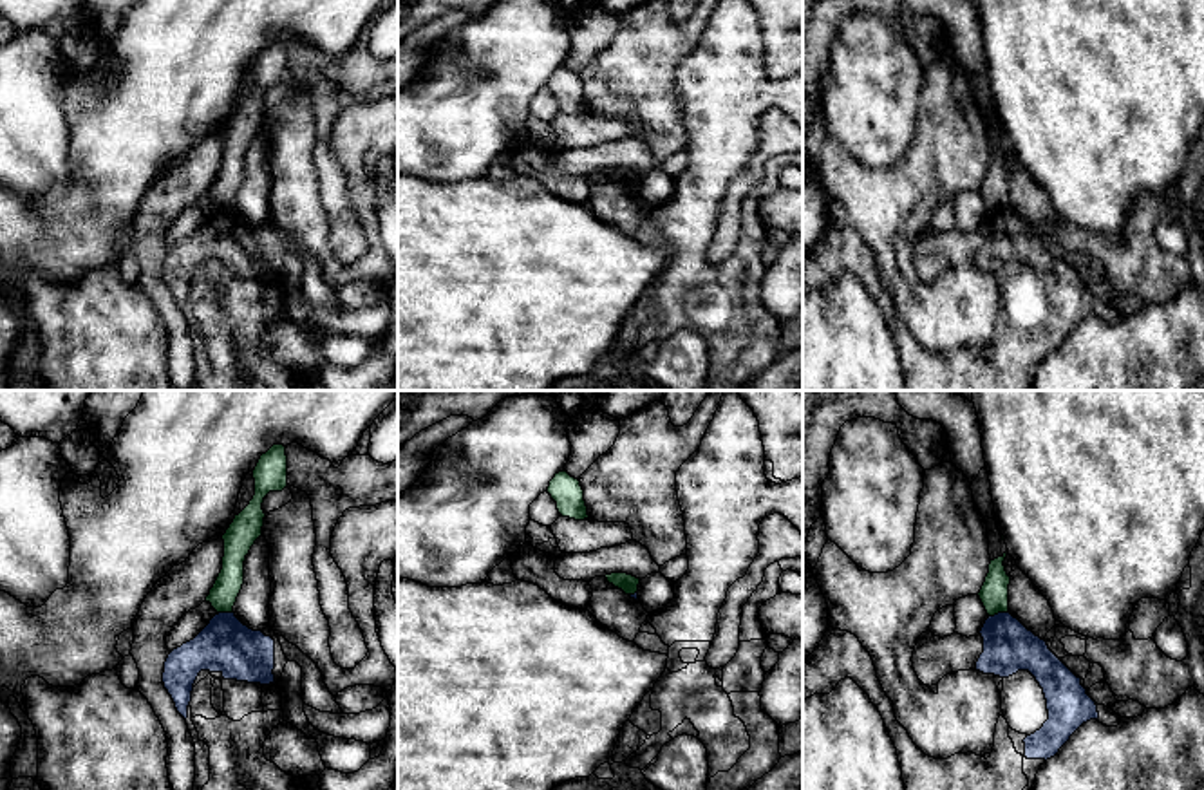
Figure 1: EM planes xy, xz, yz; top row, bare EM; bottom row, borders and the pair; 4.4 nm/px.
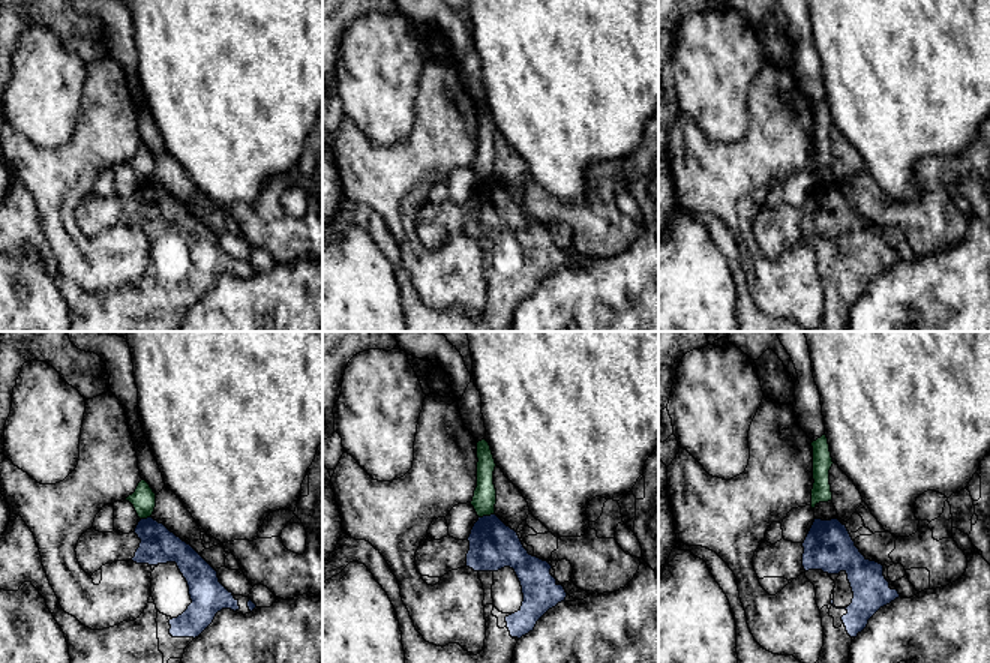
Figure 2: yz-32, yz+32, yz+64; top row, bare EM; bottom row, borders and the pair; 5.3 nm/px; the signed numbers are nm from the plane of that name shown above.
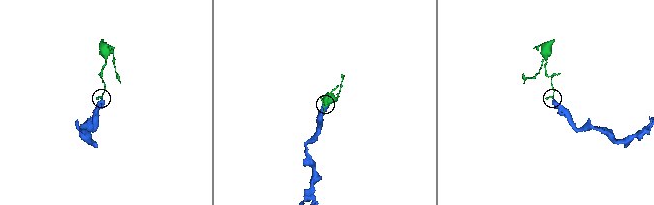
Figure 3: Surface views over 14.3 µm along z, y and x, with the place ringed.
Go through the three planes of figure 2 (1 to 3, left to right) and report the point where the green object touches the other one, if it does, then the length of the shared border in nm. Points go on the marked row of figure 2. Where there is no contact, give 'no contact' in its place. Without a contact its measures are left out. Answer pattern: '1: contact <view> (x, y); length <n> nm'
1: contact yz-32 (147, 518); length 60 nm
2: contact yz+32 (486, 516); length 90 nm
3: no contact

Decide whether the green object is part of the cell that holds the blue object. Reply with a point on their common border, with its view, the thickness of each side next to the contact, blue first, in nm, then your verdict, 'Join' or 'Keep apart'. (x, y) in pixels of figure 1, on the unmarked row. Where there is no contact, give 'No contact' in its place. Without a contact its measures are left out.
Touches blue at yz (998, 208). Thickness 220 nm (blue) against 130 nm. Keep apart

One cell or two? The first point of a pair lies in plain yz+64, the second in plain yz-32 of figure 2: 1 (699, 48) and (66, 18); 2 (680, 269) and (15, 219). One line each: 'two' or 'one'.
1: two
2: two

